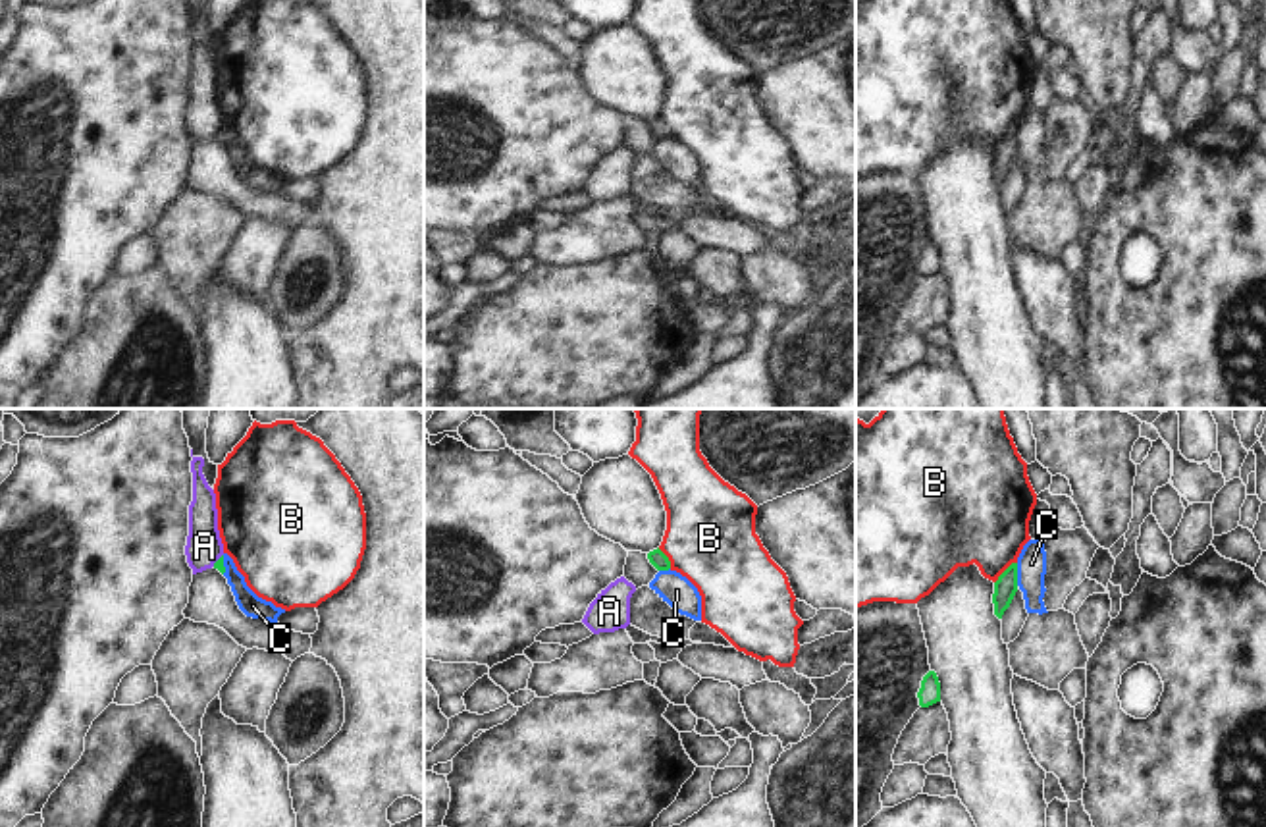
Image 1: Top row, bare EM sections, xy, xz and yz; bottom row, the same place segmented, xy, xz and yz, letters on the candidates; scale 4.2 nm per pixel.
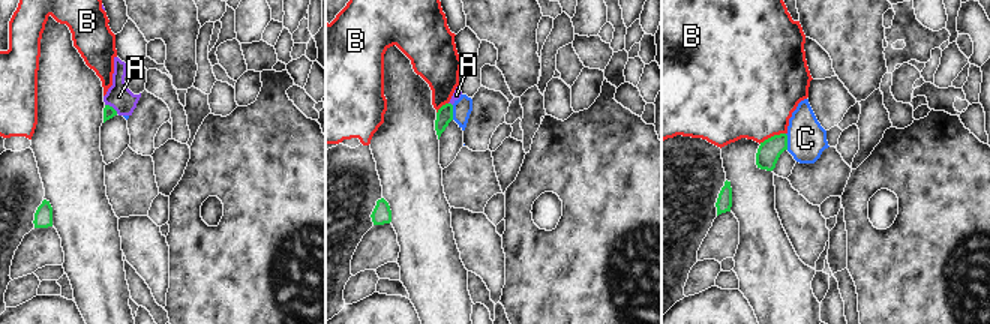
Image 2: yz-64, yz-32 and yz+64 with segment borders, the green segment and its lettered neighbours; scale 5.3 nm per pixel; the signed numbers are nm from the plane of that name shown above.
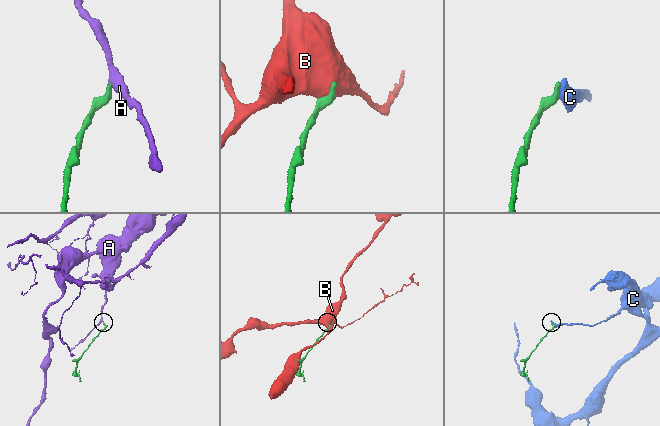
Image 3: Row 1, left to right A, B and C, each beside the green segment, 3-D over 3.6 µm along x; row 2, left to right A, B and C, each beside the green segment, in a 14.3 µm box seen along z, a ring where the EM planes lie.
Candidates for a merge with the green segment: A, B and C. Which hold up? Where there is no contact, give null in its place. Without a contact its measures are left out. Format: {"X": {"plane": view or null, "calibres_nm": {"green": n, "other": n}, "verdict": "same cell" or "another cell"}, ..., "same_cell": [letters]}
{"A": {"plane": "xy", "calibres_nm": {"green": 40, "other": 150}, "verdict": "another cell"}, "B": {"plane": "yz", "calibres_nm": {"green": 100, "other": 380}, "verdict": "another cell"}, "C": {"plane": "yz", "calibres_nm": {"green": 100, "other": 130}, "verdict": "another cell"}, "same_cell": []}

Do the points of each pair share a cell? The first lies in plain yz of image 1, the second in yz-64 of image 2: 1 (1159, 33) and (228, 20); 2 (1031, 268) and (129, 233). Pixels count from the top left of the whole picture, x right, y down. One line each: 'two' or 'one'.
1: one
2: one

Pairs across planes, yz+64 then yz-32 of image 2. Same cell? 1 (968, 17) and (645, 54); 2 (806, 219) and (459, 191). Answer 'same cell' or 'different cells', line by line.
1: same cell
2: different cells

